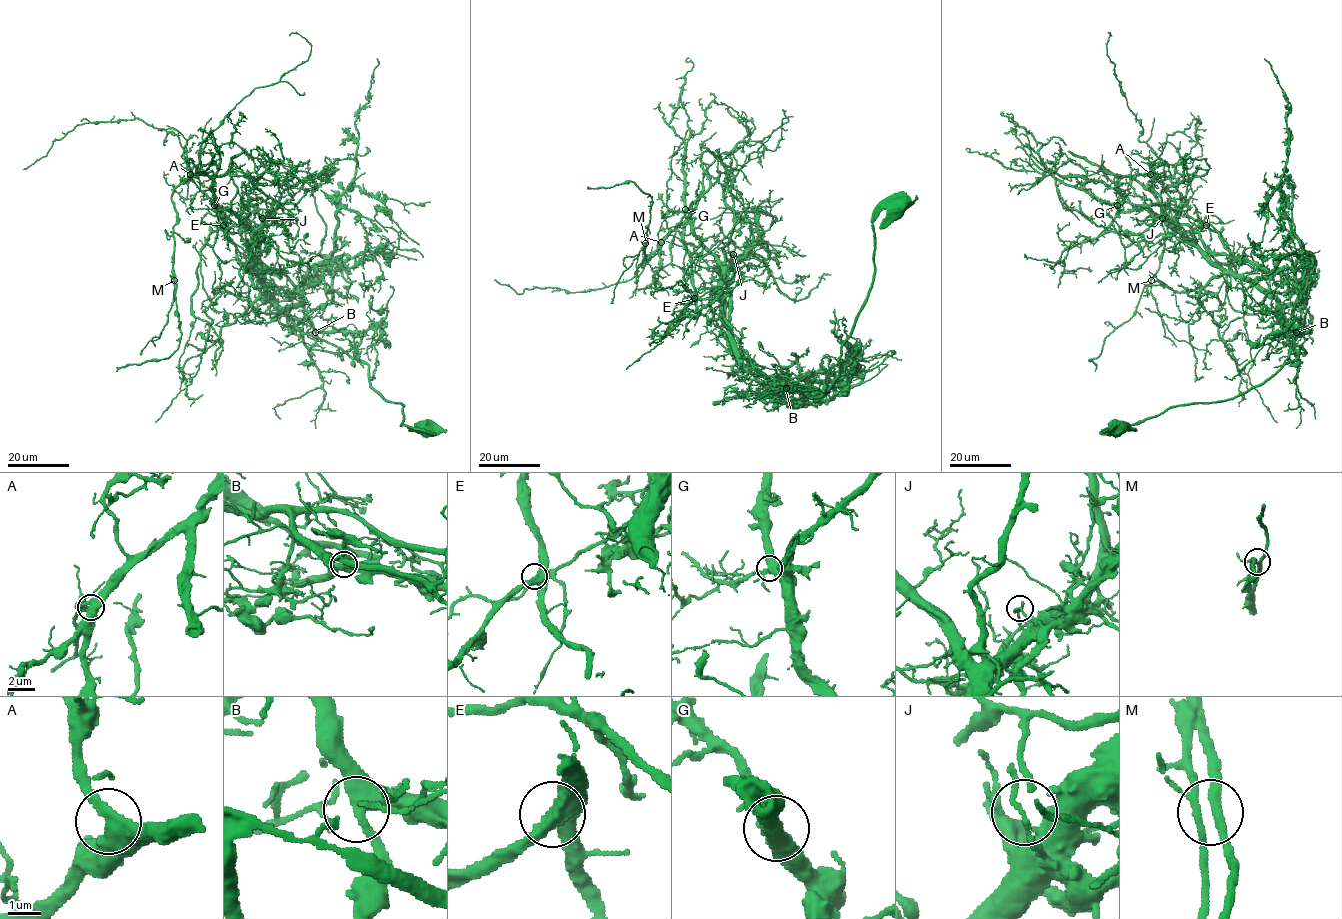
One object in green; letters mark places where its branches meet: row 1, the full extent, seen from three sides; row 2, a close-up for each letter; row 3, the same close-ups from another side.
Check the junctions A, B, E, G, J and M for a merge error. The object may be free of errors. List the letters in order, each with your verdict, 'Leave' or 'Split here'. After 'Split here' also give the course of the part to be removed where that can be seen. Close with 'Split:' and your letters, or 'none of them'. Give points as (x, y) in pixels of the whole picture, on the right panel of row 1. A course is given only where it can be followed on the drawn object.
A: Leave
B: Leave
E: Leave
G: Leave
J: Split here. Course of the part to remove: (1162, 218), (1178, 211), (1134, 175), (1151, 175), (1169, 197), (1167, 236), (1136, 313), (1089, 360), (1095, 371)
M: Leave
Split: J

